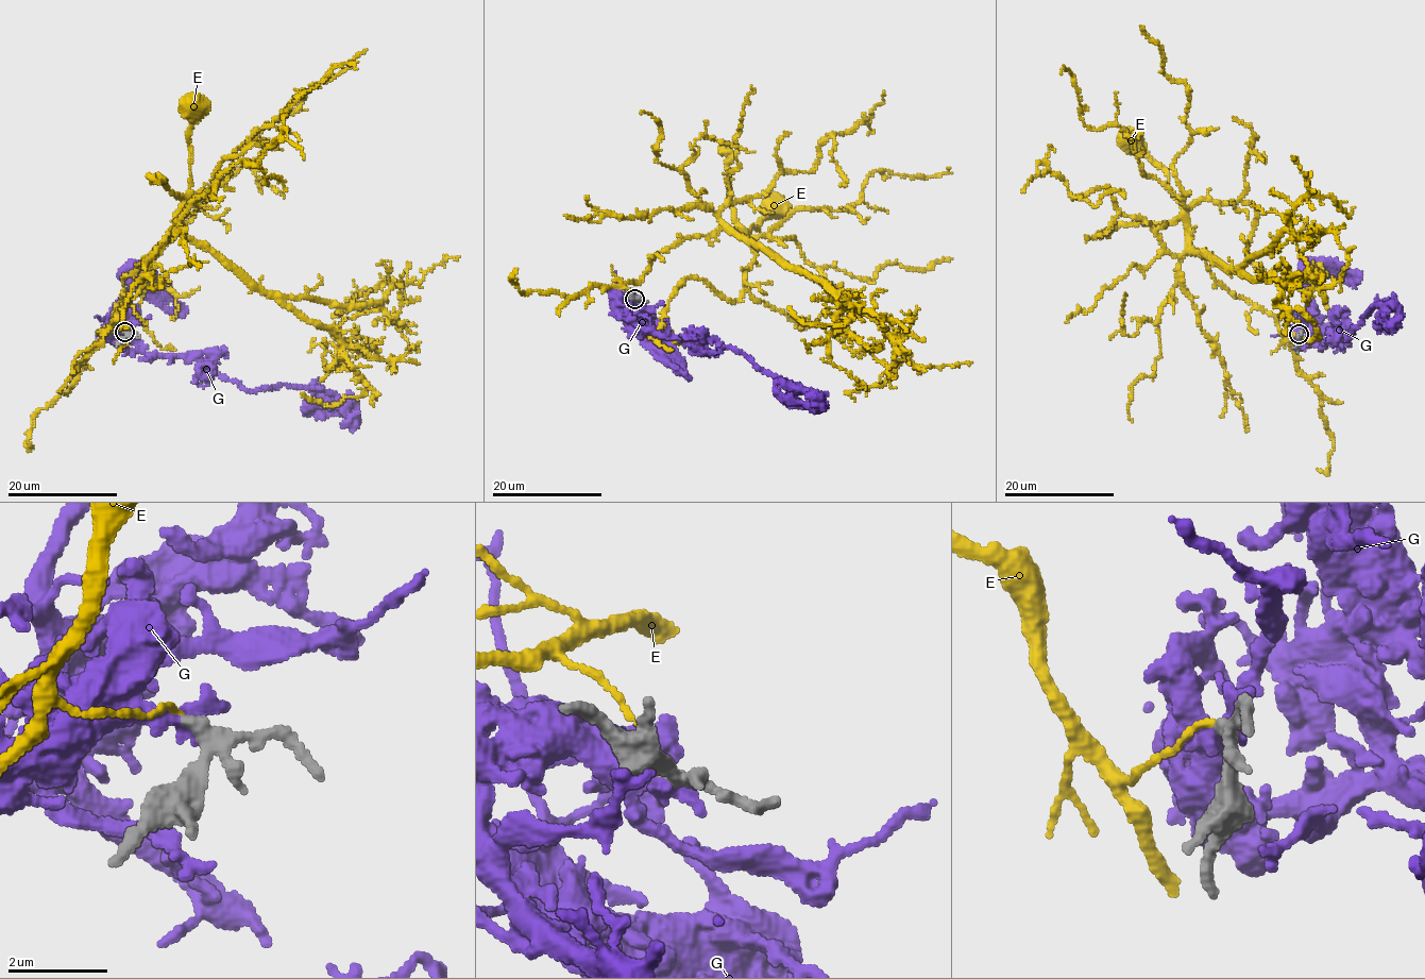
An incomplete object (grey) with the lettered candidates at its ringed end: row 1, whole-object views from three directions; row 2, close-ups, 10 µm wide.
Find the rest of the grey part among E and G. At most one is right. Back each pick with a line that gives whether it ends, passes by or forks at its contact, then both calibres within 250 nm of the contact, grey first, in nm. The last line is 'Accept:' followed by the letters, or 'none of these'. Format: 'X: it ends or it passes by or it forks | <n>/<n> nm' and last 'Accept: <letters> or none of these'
G: it ends | 200/440 nm
Accept: G

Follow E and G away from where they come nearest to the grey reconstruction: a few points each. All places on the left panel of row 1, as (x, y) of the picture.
E: (123, 331), (109, 327), (120, 303), (121, 281), (134, 273), (174, 229), (176, 212), (189, 185), (188, 106)
G: (124, 332), (119, 327), (118, 318), (108, 317), (108, 311), (130, 287), (135, 279), (132, 274)

